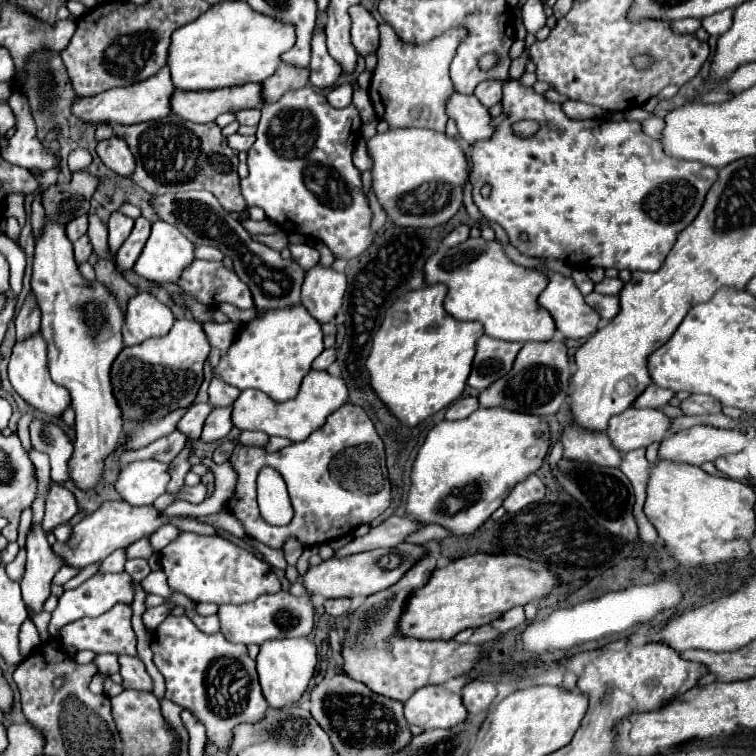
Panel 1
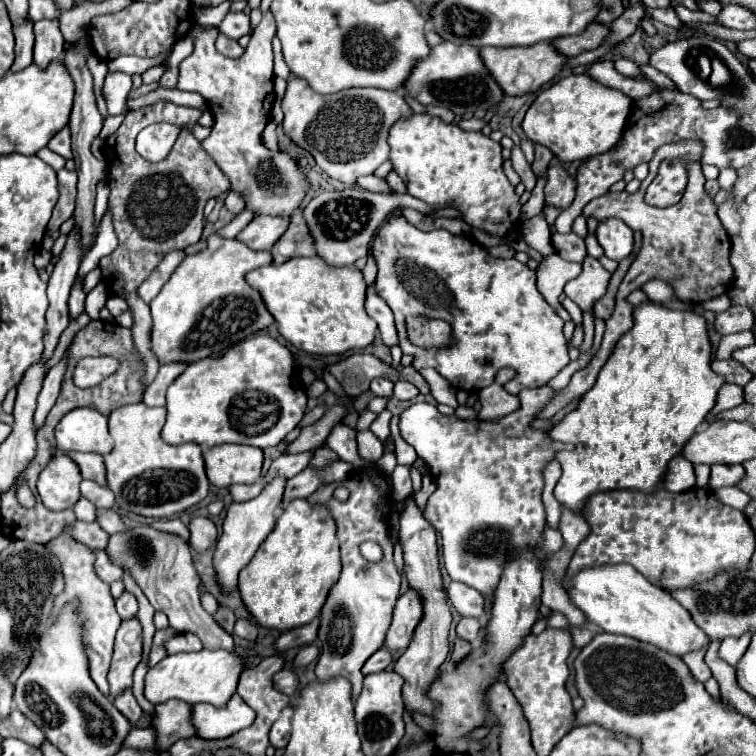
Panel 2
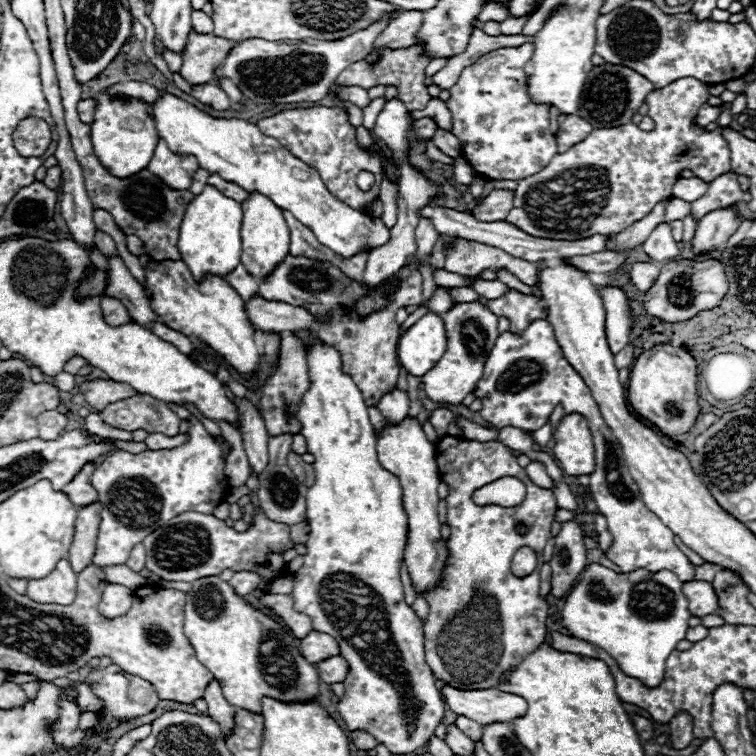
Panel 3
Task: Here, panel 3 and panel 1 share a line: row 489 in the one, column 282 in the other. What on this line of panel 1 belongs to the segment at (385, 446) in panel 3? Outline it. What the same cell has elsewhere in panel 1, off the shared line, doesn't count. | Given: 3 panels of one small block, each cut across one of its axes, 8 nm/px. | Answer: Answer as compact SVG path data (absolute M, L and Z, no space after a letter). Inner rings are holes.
M310 370L300 386L298 396L286 402L276 402L270 396L264 396L264 392L260 390L244 390L232 404L232 422L240 430L262 430L268 436L282 436L292 442L302 442L326 422L328 414L332 414L346 402L348 388L342 376L334 376L326 370Z

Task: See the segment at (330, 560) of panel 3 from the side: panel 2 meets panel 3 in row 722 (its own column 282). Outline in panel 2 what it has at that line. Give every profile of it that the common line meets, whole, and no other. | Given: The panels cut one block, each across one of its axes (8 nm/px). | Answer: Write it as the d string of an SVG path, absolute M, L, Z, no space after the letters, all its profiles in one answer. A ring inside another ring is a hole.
M264 331L257 332L230 348L220 358L192 362L168 388L168 418L162 428L166 444L194 442L206 448L218 444L248 444L258 448L276 446L288 432L296 428L306 410L306 392L294 372L292 354L278 340Z

